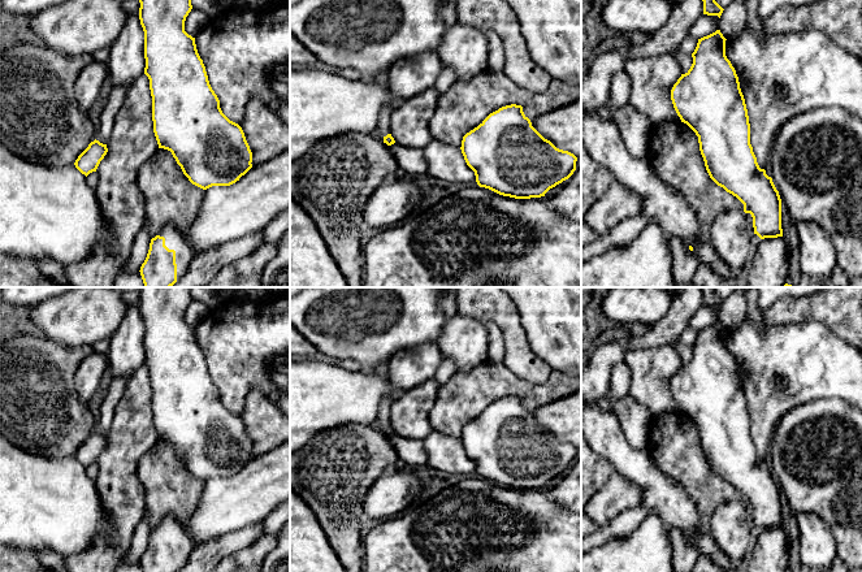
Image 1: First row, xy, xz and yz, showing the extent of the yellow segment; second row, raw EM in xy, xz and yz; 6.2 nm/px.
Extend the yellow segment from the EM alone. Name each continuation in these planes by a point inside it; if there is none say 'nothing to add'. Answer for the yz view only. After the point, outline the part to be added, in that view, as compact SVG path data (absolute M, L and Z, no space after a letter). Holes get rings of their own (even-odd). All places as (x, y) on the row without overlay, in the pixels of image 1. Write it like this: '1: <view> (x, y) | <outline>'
1: yz (663, 497) | M595 400L586 402L581 407L581 434L593 452L607 459L615 472L642 490L638 506L620 512L606 526L581 538L581 555L629 536L646 516L657 515L670 529L680 529L692 537L698 552L707 555L723 572L732 568L711 533L701 530L698 510L686 490L657 467L647 450L631 446L612 411L601 410Z

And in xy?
1: xy (174, 531) | M172 515L164 517L157 526L164 528L165 537L176 542L177 571L182 569L192 551L194 541L182 526L181 520Z

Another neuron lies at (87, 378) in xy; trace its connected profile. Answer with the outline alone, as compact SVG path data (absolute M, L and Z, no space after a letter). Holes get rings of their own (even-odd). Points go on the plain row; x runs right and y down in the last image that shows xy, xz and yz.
M92 352L82 360L74 376L74 387L83 402L87 403L92 398L105 373L108 373L107 355Z

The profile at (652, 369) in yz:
M671 344L631 350L623 361L631 370L629 395L644 404L651 416L681 413L671 391L671 381L681 363Z

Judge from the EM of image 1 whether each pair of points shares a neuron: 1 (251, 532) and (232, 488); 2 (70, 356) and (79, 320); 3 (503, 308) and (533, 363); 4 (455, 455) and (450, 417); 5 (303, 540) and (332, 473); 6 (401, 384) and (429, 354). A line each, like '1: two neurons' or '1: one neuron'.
1: two neurons
2: two neurons
3: one neuron
4: two neurons
5: two neurons
6: one neuron

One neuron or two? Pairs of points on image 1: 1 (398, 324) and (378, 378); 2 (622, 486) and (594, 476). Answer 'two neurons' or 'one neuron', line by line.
1: two neurons
2: two neurons

